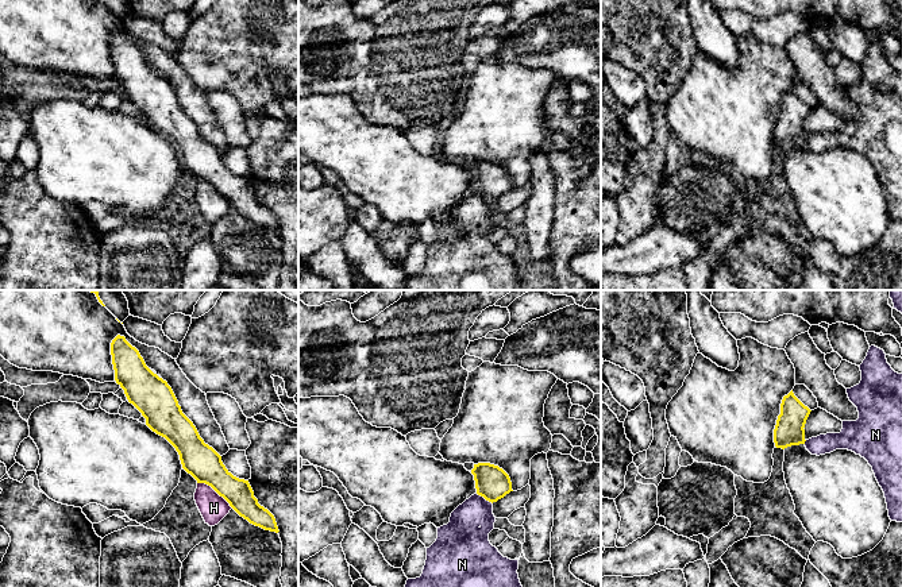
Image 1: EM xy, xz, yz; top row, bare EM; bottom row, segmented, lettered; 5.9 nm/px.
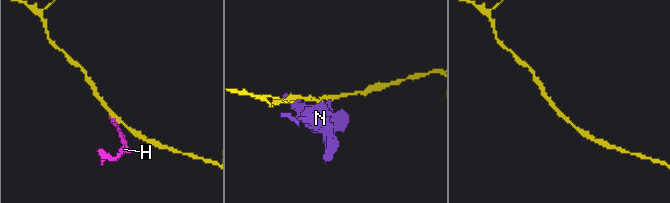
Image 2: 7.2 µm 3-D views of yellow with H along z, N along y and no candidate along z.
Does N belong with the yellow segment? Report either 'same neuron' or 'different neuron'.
different neuron

